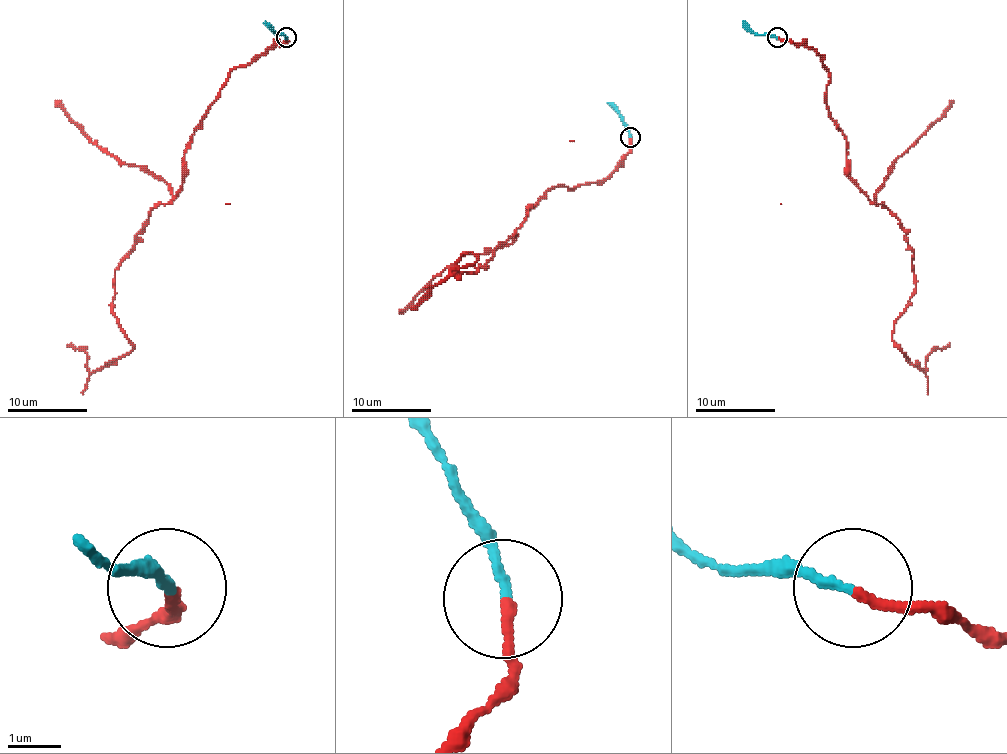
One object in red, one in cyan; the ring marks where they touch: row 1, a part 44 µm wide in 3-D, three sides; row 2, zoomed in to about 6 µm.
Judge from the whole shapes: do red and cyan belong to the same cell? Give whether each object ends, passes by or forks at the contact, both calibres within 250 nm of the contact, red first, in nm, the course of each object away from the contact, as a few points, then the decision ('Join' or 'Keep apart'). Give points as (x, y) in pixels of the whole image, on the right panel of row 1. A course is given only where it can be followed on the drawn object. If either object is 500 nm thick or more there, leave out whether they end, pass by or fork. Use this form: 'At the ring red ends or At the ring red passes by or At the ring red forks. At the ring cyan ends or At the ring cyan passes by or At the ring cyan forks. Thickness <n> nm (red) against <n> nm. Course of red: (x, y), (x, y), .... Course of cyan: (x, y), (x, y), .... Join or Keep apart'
At the ring red ends. At the ring cyan ends. Thickness 190 nm (red) against 160 nm. Course of red: (777, 37), (820, 57), (846, 176), (900, 221), (913, 253), (915, 285), (892, 338), (923, 372), (949, 344). Course of cyan: (777, 37), (757, 35), (743, 23). Join

